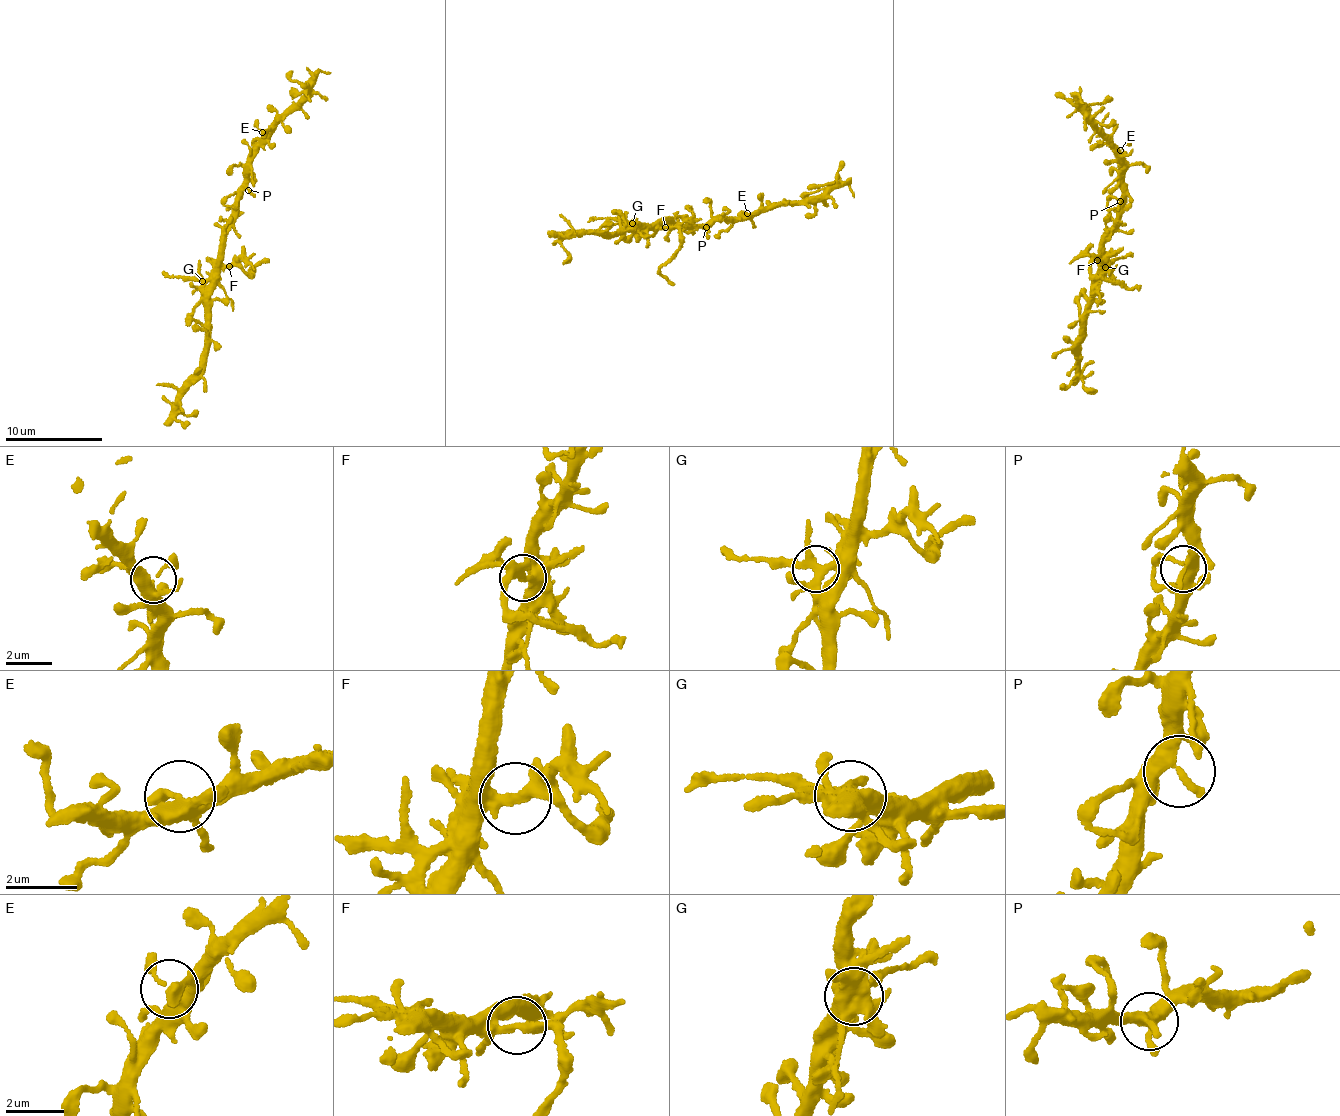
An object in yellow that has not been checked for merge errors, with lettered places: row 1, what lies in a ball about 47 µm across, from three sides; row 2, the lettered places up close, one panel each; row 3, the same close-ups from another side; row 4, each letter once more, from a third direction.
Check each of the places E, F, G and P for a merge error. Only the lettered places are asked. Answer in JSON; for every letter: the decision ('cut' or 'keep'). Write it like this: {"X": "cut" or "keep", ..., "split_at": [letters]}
{"E": "keep", "F": "cut", "G": "cut", "P": "keep", "split_at": ["F", "G"]}

